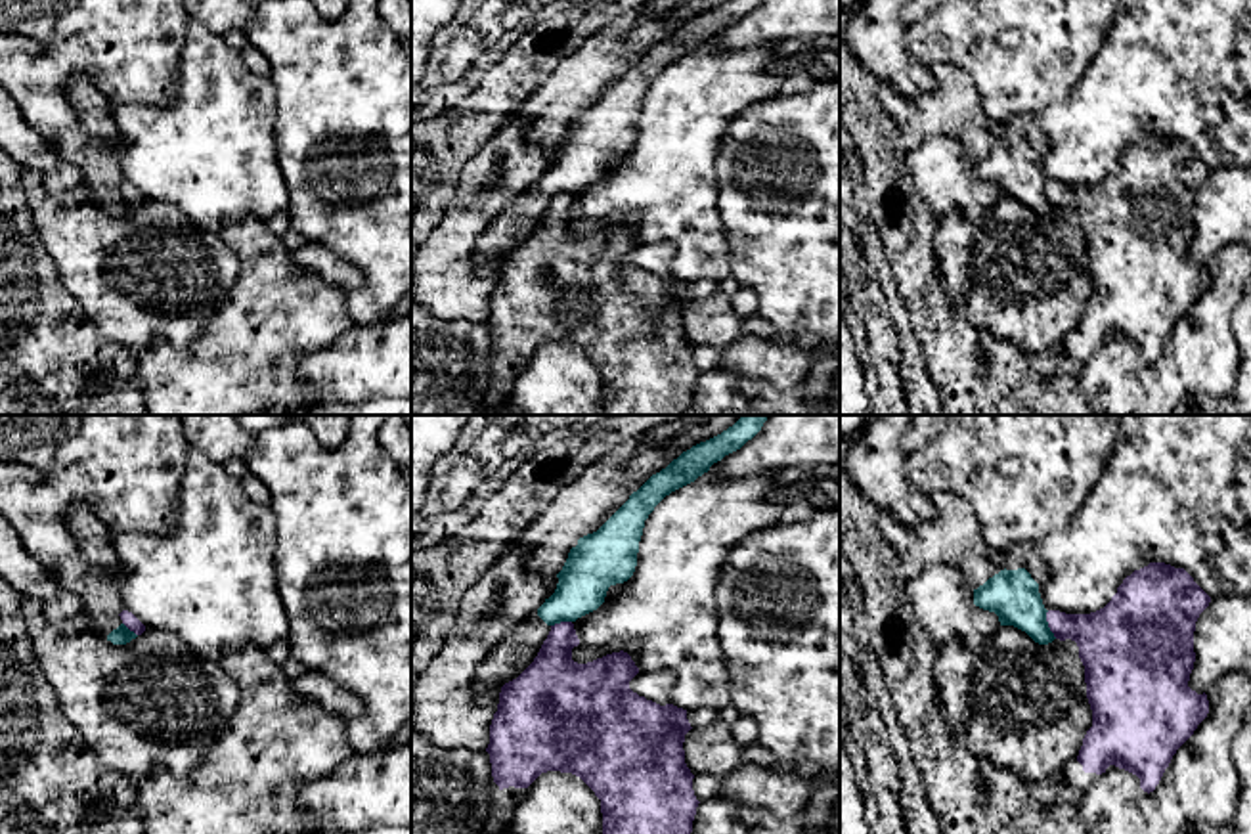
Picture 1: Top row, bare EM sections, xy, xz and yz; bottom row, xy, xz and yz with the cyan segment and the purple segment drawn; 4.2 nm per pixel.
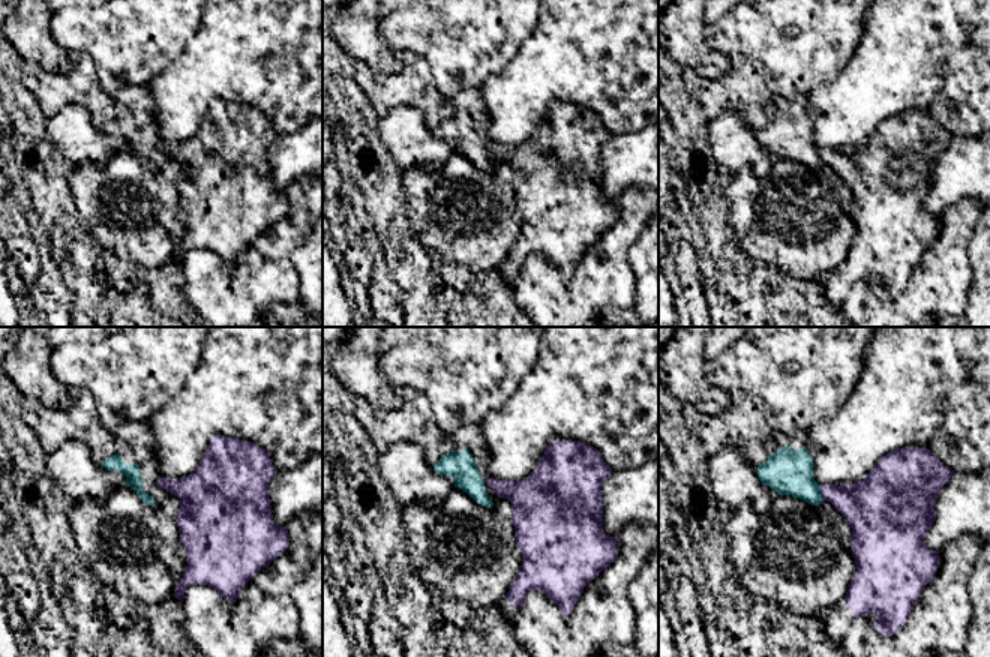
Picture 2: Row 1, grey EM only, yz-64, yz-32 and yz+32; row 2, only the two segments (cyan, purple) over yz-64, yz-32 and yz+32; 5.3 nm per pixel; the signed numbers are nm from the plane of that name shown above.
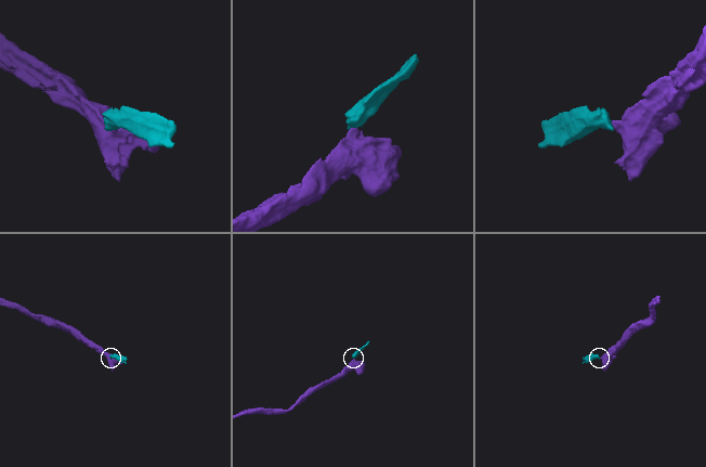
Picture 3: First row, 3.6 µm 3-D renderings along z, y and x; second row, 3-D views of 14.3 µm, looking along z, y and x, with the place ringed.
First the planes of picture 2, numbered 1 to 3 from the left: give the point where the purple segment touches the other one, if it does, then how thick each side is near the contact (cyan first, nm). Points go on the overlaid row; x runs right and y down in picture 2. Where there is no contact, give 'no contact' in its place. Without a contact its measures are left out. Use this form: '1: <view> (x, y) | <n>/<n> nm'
1: no contact
2: no contact
3: yz+32 (819, 492) | 240/240 nm

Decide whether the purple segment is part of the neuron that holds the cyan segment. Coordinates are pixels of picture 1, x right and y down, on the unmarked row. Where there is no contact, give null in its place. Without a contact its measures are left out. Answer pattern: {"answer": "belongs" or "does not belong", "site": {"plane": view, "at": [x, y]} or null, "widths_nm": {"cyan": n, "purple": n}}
{"answer": "does not belong", "site": {"plane": "yz", "at": [1047, 196]}, "widths_nm": {"cyan": 220, "purple": 240}}

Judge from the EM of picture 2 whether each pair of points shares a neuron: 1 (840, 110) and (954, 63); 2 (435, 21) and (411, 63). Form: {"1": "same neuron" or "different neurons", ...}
{"1": "same neuron", "2": "different neurons"}

